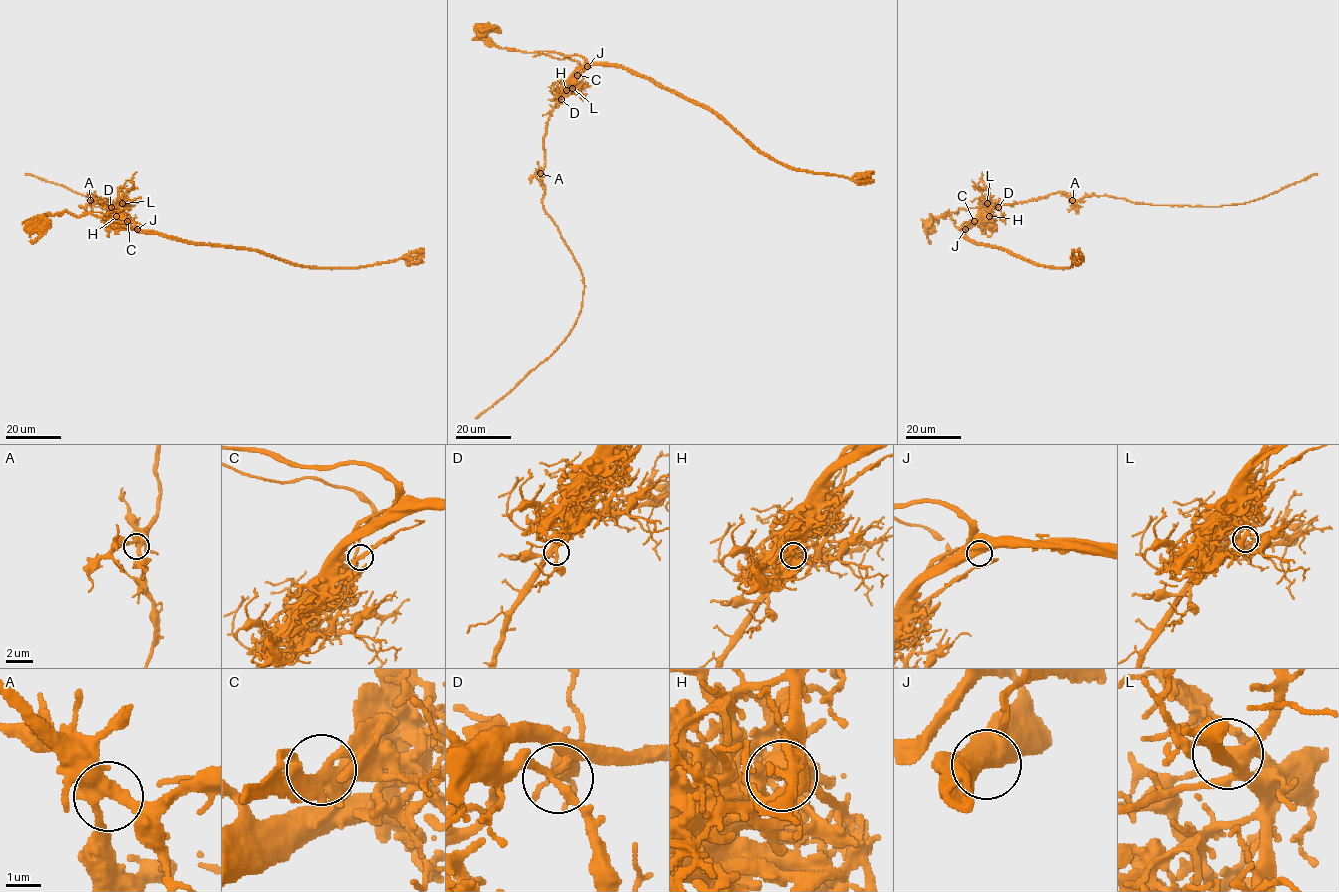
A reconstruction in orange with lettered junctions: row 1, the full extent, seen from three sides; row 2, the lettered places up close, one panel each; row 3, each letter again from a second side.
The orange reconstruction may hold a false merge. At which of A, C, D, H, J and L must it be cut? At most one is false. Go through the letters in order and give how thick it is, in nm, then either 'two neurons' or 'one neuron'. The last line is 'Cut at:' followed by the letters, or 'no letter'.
A: 360 nm thick; one neuron
C: 360 nm thick; one neuron
D: 190 nm thick; one neuron
H: 400 nm thick; two neurons
J: 550 nm thick; one neuron
L: 360 nm thick; one neuron
Cut at: H

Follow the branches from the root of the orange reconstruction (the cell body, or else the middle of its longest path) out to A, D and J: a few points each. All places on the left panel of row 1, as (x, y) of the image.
A: (33, 227), (37, 217), (69, 212), (136, 229), (95, 200), (95, 192), (90, 200)
D: (33, 227), (37, 217), (69, 212), (93, 214), (136, 229), (128, 228), (111, 207)
J: (33, 227), (37, 227), (37, 217), (69, 212), (76, 216), (96, 214), (127, 223), (137, 229)

